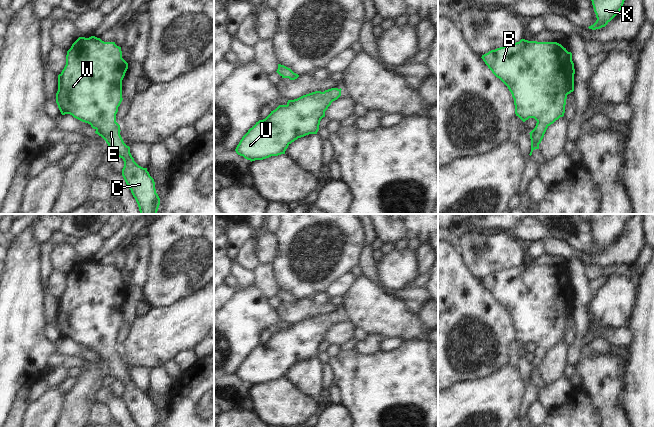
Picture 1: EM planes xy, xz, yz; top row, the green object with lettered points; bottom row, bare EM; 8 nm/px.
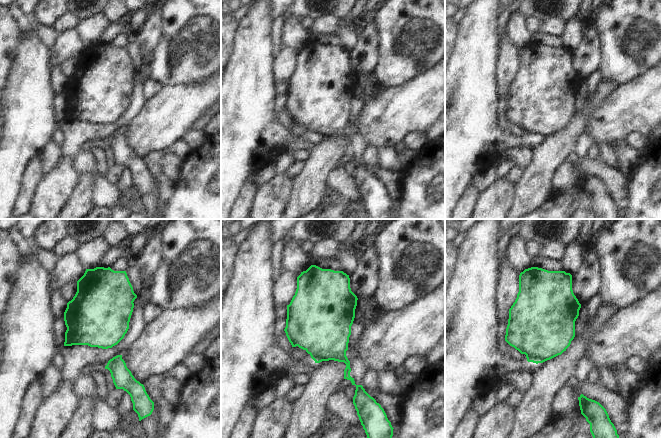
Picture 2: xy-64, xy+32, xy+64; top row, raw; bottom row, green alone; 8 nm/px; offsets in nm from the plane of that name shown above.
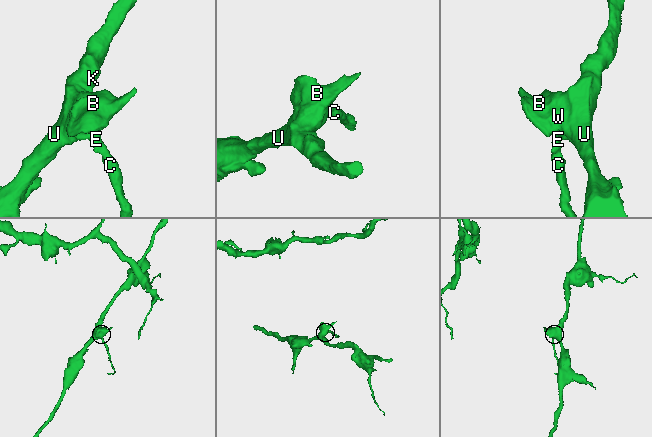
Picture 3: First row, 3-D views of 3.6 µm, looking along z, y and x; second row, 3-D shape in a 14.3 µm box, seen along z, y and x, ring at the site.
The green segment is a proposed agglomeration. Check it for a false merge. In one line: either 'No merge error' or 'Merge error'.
No merge error

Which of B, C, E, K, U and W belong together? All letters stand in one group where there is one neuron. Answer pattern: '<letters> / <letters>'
B C E K U W

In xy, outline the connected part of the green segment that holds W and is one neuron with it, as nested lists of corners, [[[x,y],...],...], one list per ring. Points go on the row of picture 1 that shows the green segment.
[[[79,37],[67,51],[66,65],[58,75],[56,103],[62,115],[70,114],[74,118],[88,123],[95,133],[108,144],[109,152],[124,161],[122,176],[135,198],[140,214],[157,214],[160,198],[156,193],[154,179],[147,168],[139,166],[130,153],[121,135],[116,114],[122,98],[122,80],[128,69],[128,63],[122,58],[121,47],[115,42],[104,42],[100,38]]]

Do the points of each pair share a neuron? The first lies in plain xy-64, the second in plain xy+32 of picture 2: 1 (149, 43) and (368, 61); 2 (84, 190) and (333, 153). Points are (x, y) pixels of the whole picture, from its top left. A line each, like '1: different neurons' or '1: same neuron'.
1: same neuron
2: same neuron

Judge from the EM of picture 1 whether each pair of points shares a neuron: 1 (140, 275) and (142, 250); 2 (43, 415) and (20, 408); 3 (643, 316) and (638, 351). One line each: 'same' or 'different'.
1: same
2: different
3: same

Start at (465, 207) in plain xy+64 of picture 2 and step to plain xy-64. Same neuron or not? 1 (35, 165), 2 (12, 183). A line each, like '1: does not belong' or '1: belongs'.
1: belongs
2: does not belong

